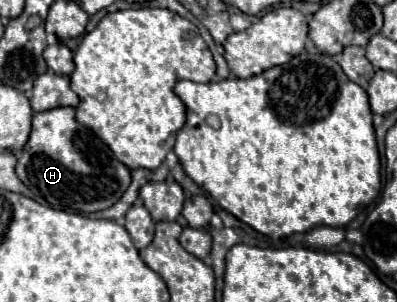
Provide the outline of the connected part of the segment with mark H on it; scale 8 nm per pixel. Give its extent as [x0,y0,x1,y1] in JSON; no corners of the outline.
[16,107,130,213]

